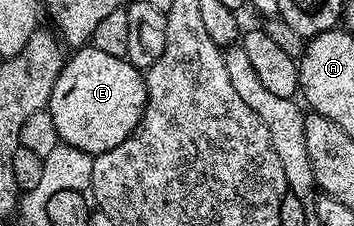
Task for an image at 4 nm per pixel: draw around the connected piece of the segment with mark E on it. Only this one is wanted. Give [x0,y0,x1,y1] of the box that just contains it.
[47,43,147,155]

